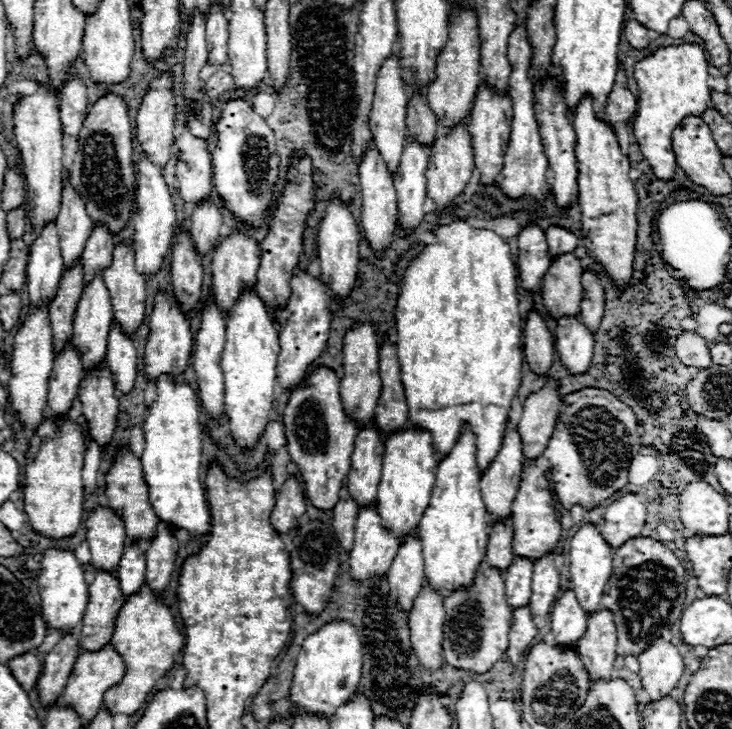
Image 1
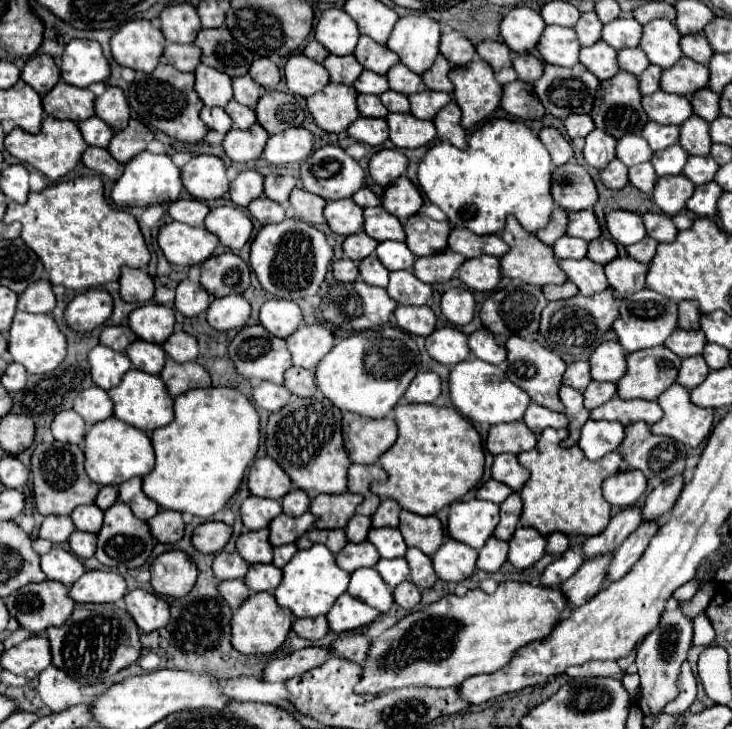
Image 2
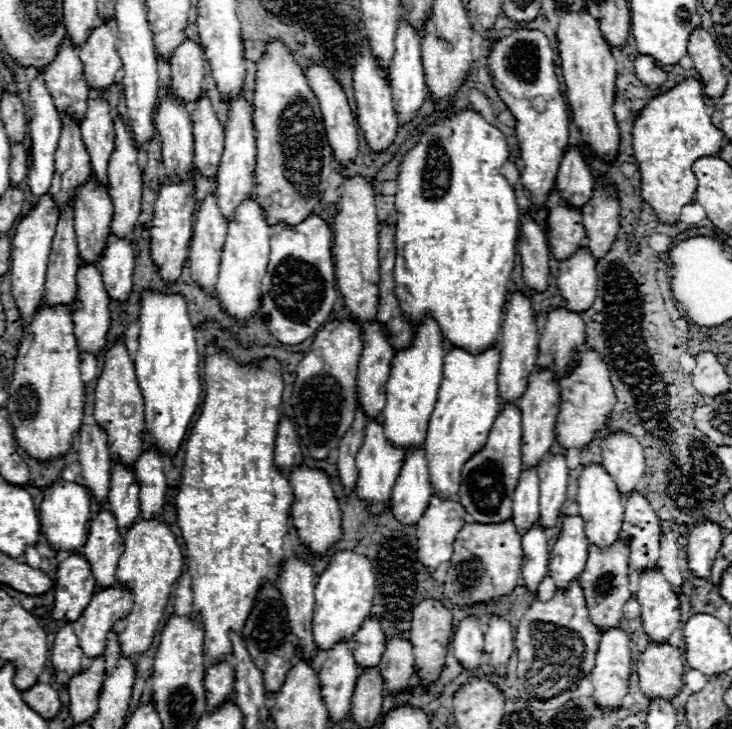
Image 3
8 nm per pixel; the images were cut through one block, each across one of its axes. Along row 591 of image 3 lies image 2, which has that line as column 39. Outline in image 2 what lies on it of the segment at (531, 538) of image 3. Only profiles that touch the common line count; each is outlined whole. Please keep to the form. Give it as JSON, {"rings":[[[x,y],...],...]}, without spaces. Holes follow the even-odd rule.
{"rings":[[[46,516],[40,526],[38,536],[54,544],[62,544],[68,540],[72,530],[74,530],[74,524],[70,516]]]}

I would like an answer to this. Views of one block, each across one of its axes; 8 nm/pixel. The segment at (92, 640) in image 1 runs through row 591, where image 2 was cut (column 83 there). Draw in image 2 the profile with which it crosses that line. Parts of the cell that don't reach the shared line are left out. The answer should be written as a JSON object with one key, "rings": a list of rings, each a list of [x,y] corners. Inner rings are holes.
{"rings":[[[58,82],[44,98],[42,106],[48,116],[82,122],[94,114],[94,94],[90,90],[82,90],[70,86],[66,82]]]}

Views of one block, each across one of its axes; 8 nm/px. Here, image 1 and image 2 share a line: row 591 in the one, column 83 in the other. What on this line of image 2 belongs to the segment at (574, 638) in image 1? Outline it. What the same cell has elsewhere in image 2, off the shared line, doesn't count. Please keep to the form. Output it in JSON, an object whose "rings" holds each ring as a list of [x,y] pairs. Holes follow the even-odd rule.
{"rings":[[[52,548],[48,554],[40,556],[40,566],[48,580],[56,580],[66,586],[72,586],[86,570],[84,564],[64,548]]]}

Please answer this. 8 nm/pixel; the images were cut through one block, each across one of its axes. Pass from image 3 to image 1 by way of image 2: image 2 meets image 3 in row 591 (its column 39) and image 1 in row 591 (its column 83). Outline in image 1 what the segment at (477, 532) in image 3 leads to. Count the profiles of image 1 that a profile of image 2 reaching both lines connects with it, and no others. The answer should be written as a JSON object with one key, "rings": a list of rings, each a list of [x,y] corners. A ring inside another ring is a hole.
{"rings":[[[480,564],[476,570],[476,578],[470,588],[460,588],[444,596],[444,640],[442,640],[442,656],[448,664],[472,670],[472,672],[488,672],[490,666],[500,660],[500,656],[508,648],[508,632],[512,626],[512,608],[504,594],[504,576],[498,568],[486,568]]]}

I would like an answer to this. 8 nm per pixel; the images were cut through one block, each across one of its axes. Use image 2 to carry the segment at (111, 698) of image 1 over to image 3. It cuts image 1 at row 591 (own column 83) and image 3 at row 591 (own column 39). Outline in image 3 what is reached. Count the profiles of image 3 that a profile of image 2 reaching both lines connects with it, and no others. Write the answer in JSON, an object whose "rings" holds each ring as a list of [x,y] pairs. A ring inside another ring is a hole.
{"rings":[[[138,518],[126,532],[124,532],[124,554],[118,560],[116,578],[118,582],[132,588],[134,606],[130,614],[114,624],[114,632],[118,634],[122,654],[142,654],[148,650],[152,636],[156,634],[156,626],[164,614],[164,608],[170,598],[172,584],[182,572],[182,548],[176,542],[172,530],[160,518]]]}

